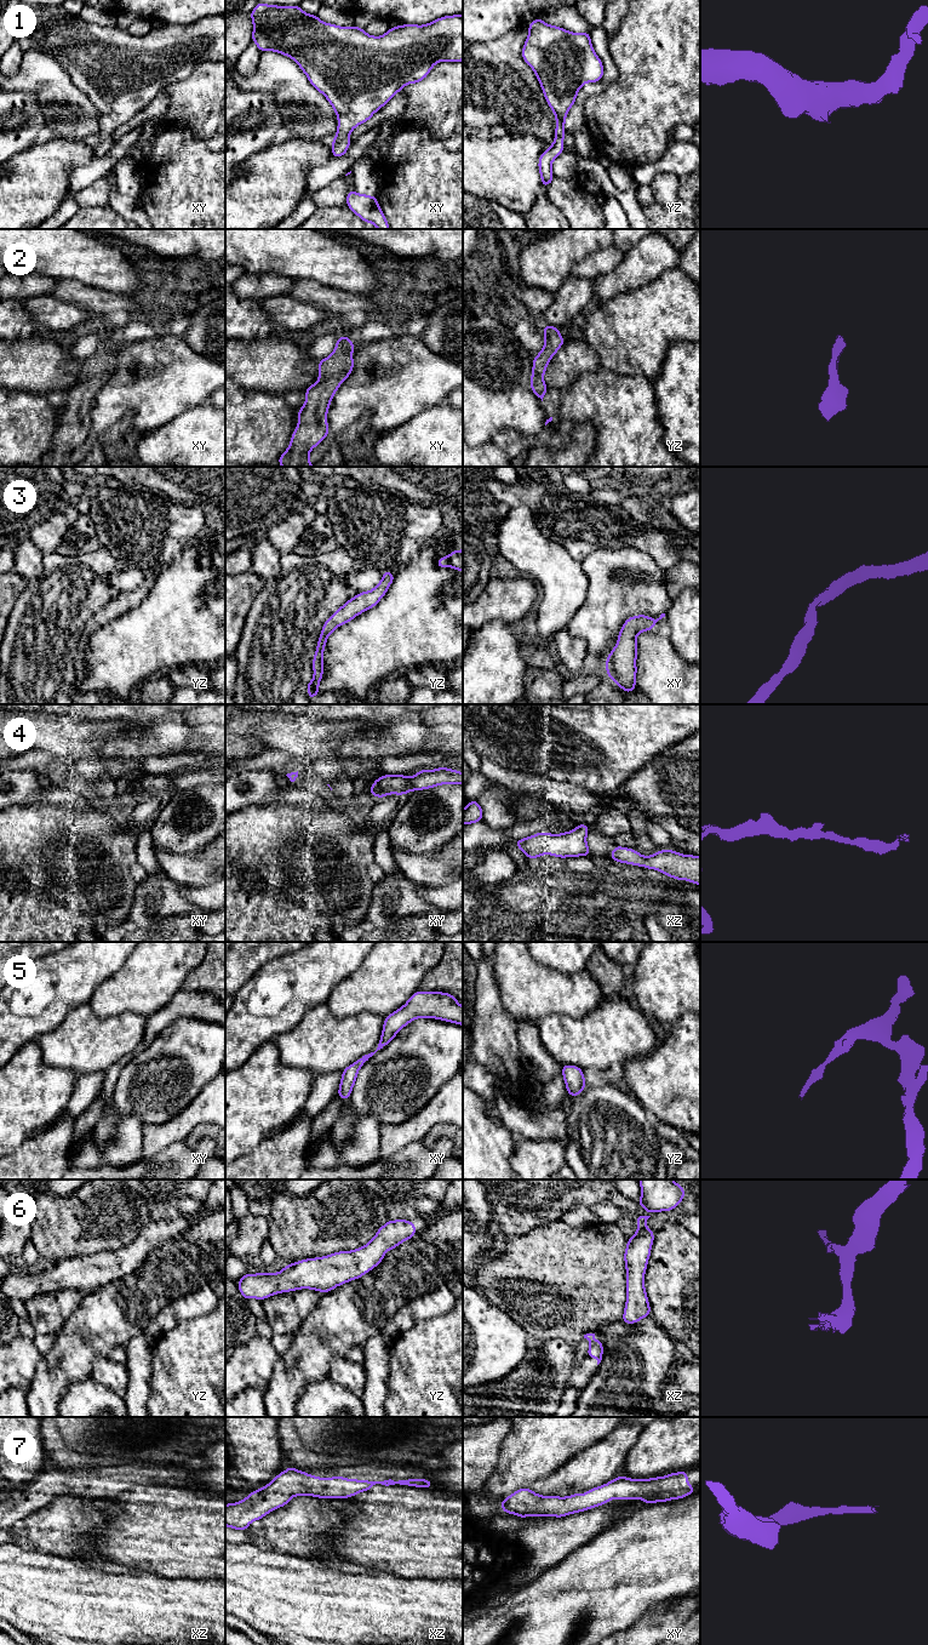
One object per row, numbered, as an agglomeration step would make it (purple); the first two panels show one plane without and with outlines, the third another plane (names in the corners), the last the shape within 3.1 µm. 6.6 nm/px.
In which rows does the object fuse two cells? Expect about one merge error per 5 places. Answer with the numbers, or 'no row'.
no row

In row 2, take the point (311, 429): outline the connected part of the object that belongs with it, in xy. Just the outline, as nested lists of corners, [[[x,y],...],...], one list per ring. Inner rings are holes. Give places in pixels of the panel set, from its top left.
[[[349,336],[337,337],[337,344],[332,354],[319,361],[319,381],[305,389],[307,399],[304,405],[298,410],[297,428],[291,436],[290,446],[277,461],[281,467],[314,467],[309,462],[309,453],[328,435],[328,407],[337,389],[350,376],[354,369],[353,350],[355,347]]]

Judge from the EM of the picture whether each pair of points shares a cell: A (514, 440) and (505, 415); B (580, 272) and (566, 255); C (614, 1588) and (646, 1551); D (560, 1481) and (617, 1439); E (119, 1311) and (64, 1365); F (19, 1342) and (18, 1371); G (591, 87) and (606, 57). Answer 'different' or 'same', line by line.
A: different
B: different
C: same
D: same
E: same
F: same
G: same

